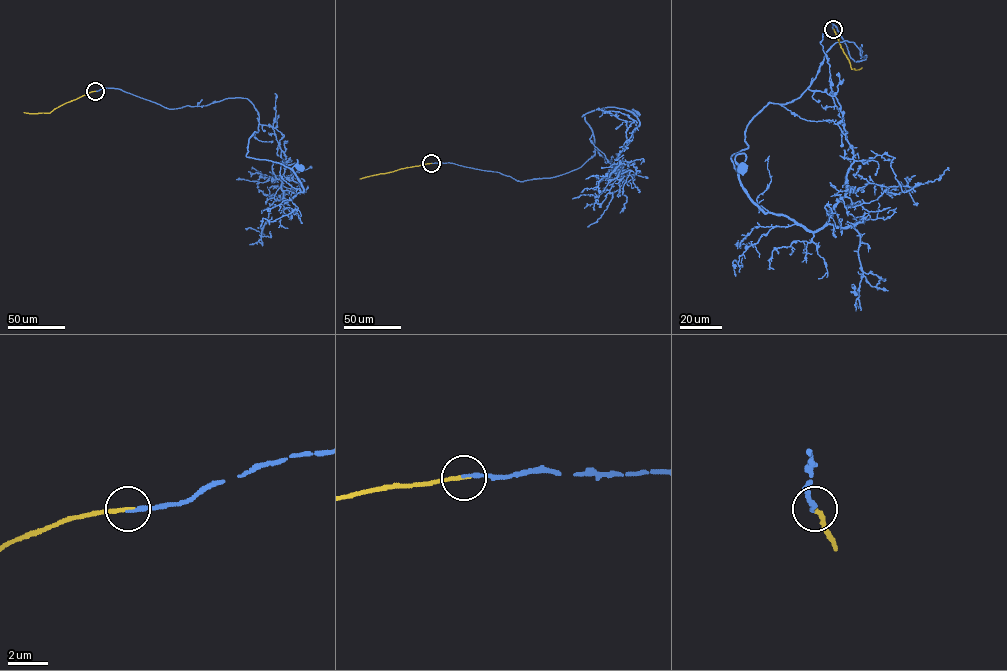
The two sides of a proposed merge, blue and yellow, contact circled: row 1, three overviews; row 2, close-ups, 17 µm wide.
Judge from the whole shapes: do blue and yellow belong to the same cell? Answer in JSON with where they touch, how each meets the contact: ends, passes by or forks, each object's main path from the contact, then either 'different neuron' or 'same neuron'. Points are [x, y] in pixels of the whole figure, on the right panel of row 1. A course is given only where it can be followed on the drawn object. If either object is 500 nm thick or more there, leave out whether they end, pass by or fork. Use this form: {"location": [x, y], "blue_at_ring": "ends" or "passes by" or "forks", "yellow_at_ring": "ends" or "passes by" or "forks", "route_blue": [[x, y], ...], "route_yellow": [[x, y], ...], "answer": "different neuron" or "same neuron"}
{"location": [833, 29], "blue_at_ring": "ends", "yellow_at_ring": "ends", "route_blue": [[833, 29], [866, 57], [836, 42], [799, 97], [751, 119], [731, 156], [742, 166]], "route_yellow": [[833, 29], [852, 69], [862, 67]], "answer": "same neuron"}

